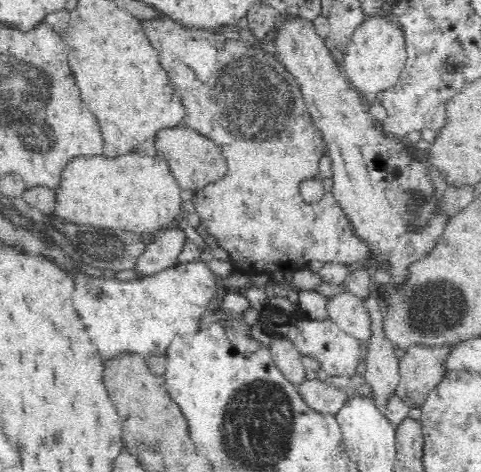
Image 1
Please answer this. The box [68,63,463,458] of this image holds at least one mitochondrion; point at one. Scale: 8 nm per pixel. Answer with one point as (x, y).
(99, 246)

